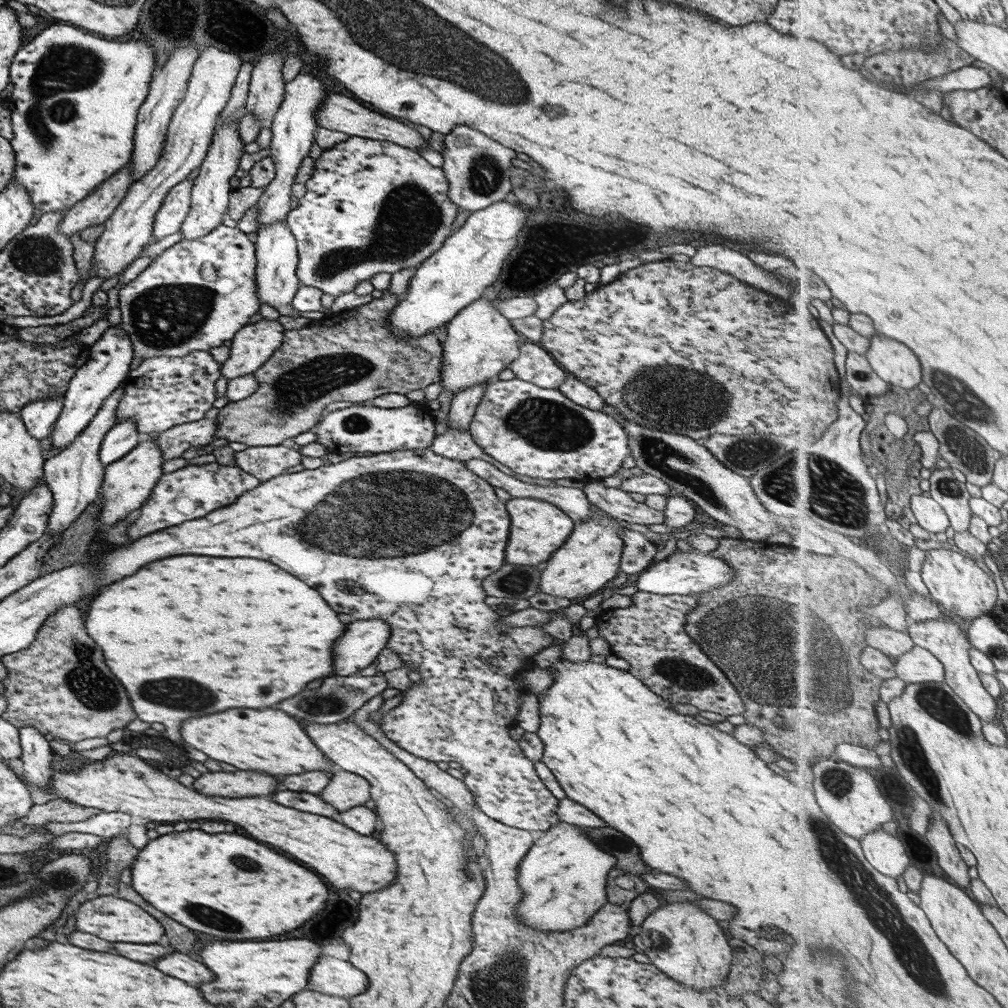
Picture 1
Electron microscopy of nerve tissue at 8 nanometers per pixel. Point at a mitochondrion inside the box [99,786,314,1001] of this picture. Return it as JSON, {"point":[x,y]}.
{"point":[208,915]}

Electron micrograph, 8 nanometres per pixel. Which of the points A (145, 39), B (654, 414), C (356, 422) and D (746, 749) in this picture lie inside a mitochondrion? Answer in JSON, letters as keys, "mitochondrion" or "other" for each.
{"A":"other","B":"mitochondrion","C":"mitochondrion","D":"other"}

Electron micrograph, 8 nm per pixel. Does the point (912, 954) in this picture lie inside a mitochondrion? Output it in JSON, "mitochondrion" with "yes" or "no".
{"mitochondrion":"yes"}

